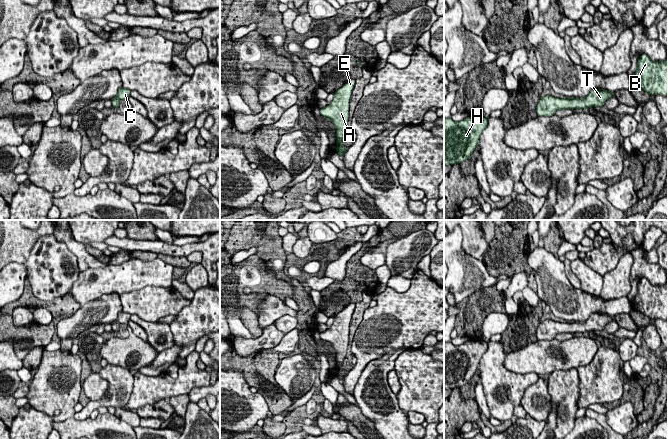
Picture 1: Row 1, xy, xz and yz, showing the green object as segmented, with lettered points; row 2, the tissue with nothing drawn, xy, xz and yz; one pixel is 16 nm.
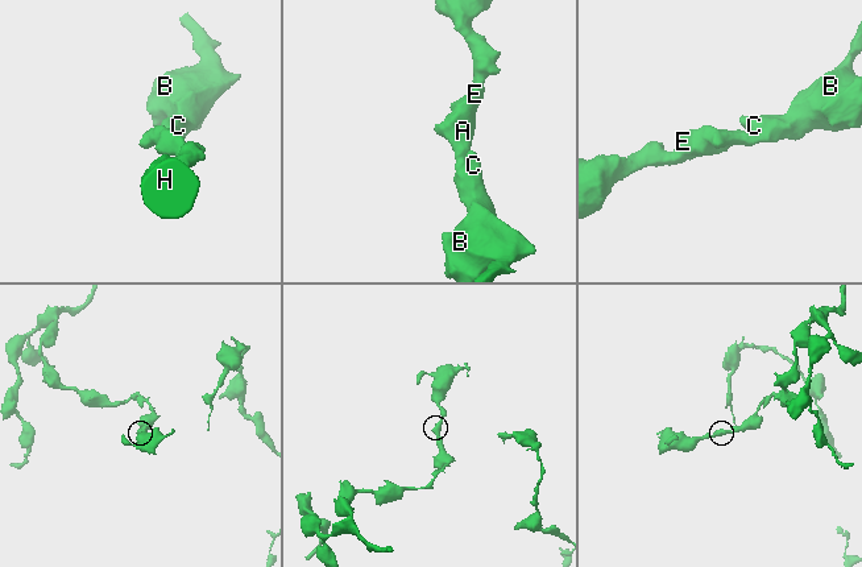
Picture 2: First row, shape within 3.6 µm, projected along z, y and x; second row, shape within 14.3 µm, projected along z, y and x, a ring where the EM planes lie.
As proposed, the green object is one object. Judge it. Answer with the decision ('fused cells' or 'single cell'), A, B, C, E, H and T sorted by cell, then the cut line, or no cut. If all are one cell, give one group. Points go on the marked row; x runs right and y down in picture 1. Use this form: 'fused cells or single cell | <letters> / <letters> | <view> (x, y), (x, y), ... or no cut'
single cell | A B C E H T | no cut

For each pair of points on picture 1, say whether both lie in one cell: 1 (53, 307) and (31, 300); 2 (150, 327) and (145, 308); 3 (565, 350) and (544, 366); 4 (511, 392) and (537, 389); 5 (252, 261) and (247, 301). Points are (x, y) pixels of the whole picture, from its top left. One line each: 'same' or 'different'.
1: same
2: different
3: same
4: different
5: same

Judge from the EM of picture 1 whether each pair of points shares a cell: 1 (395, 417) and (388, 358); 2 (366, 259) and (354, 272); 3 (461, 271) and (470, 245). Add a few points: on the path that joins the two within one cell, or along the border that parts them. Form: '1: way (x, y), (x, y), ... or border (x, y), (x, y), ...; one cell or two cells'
1: way (379, 408), (379, 374); one cell
2: border (361, 263), (374, 270); two cells
3: border (461, 230), (462, 248), (468, 254), (481, 261); two cells

